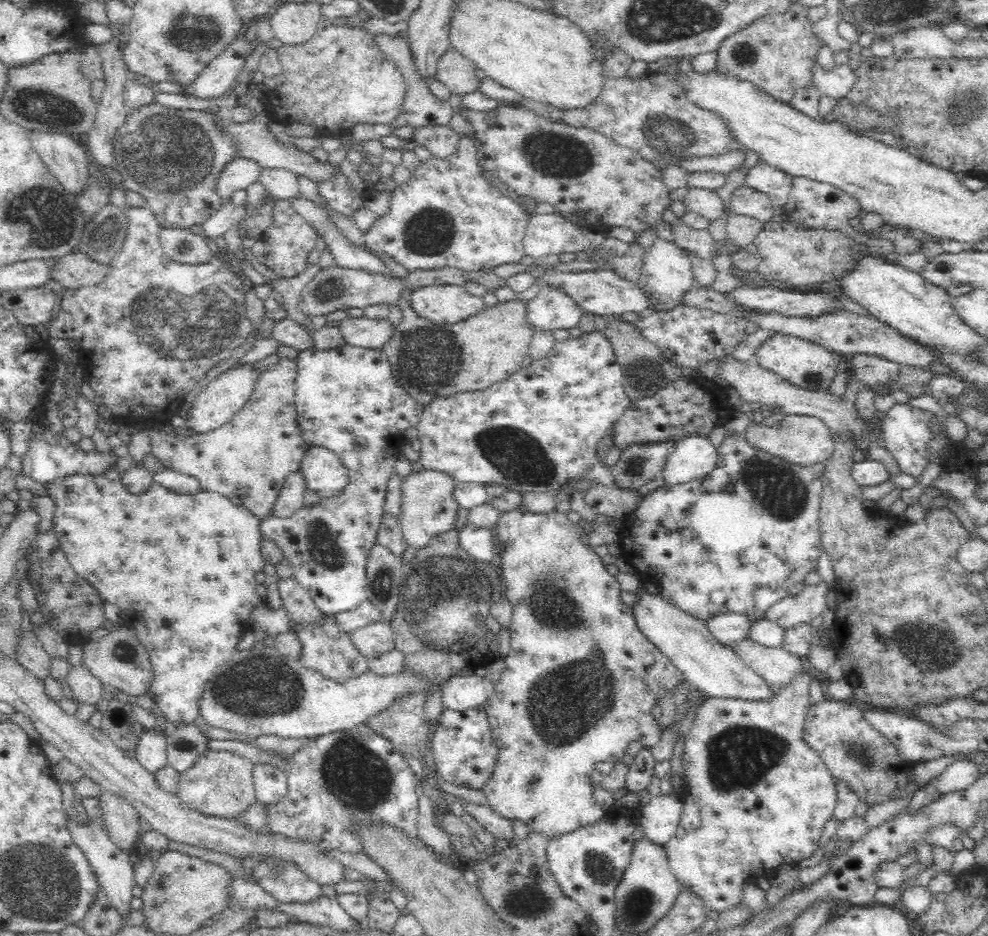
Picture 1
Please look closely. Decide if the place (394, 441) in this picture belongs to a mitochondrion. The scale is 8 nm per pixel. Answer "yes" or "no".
no

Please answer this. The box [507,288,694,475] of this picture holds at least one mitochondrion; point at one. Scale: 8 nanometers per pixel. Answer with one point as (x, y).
(644, 379)

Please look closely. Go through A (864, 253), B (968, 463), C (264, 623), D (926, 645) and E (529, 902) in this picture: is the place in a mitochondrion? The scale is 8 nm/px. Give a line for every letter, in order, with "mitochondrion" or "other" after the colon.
A: other
B: other
C: other
D: mitochondrion
E: mitochondrion

